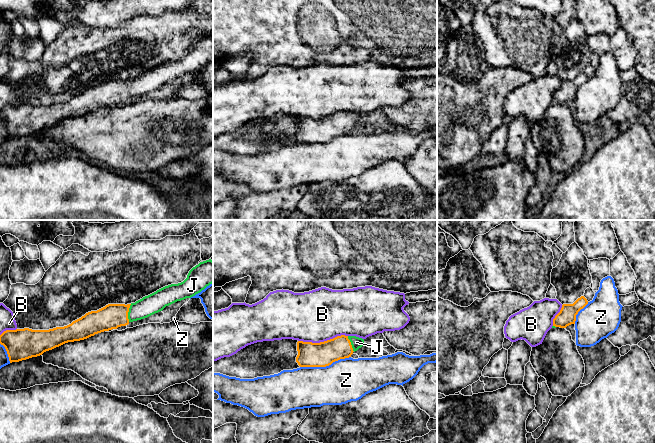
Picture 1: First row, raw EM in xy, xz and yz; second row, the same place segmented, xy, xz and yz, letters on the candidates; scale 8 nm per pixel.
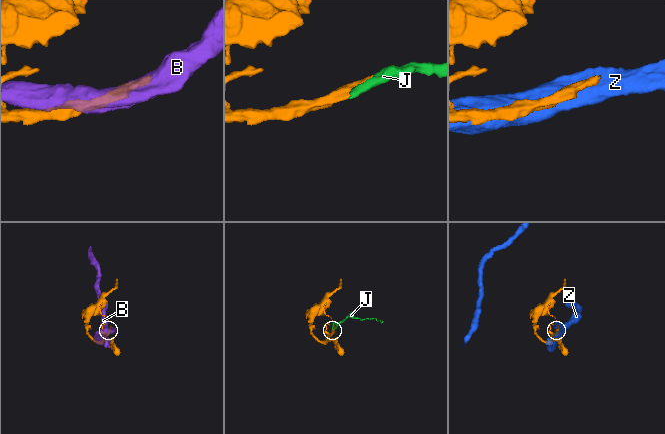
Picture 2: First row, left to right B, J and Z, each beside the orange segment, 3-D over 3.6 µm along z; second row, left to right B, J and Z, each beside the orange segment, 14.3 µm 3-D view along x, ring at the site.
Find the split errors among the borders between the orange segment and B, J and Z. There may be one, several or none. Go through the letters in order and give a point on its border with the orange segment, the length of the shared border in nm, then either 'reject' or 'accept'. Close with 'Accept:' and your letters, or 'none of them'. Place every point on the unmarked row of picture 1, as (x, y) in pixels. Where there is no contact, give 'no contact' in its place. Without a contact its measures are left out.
B: meets orange in xz at (322, 118); contact 400 nm long; reject
J: meets orange in xy at (127, 89); contact 150 nm long; accept
Z: meets orange in xz at (325, 142); contact 420 nm long; reject
Accept: J

